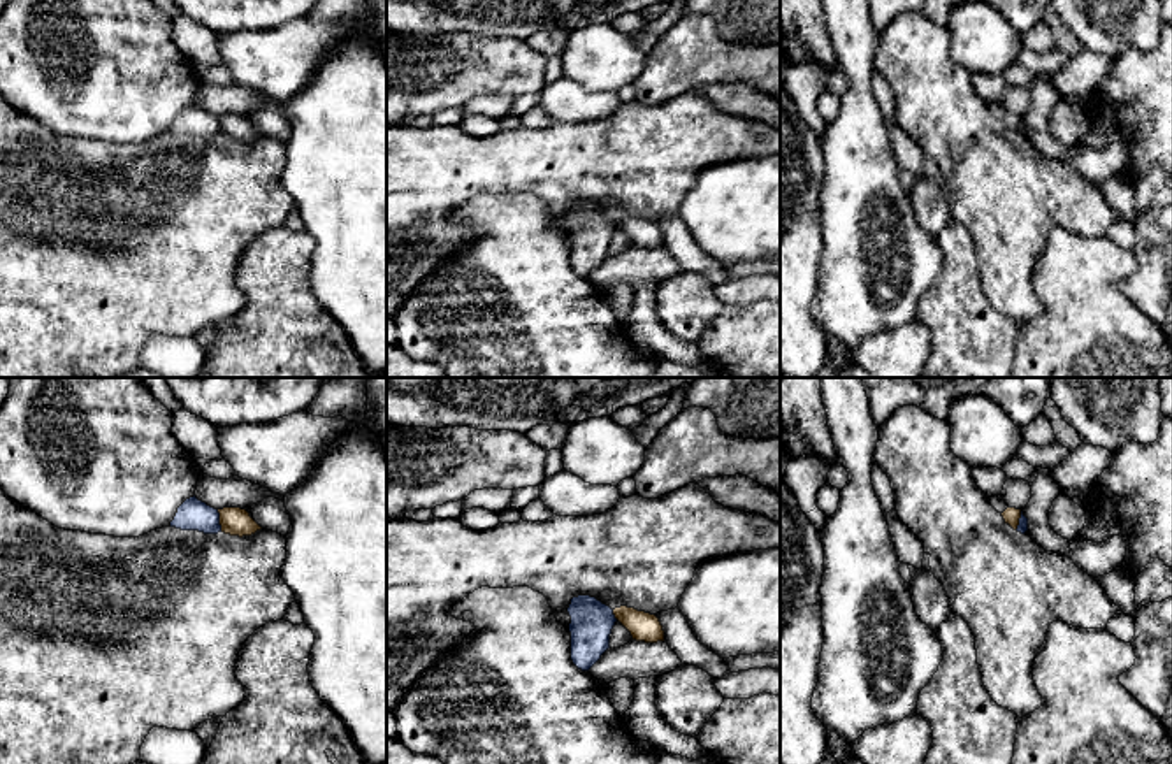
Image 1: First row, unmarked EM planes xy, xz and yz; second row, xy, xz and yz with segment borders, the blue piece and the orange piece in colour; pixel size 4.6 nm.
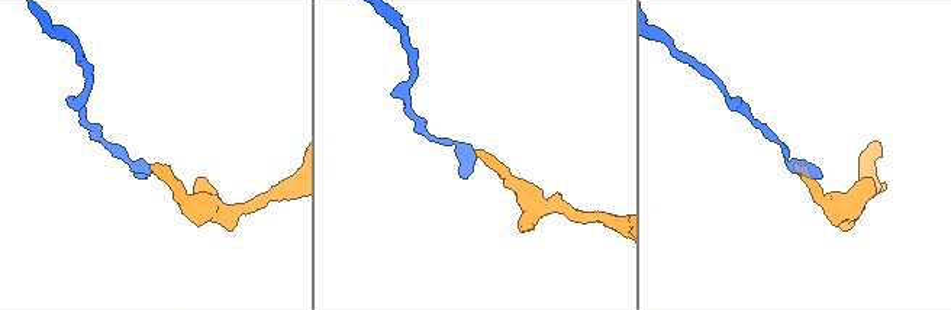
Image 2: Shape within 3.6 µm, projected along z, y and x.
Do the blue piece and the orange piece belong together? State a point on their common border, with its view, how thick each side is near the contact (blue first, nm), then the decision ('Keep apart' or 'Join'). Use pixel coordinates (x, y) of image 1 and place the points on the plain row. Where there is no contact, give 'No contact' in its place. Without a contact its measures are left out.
Touches blue at xy (218, 127). Thickness 140 nm (blue) against 130 nm. Keep apart

